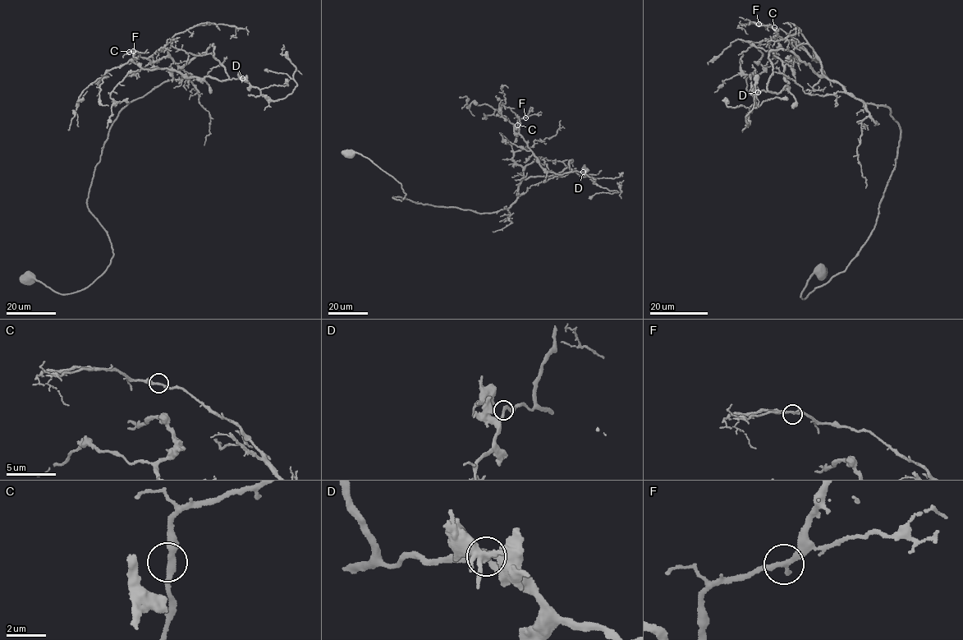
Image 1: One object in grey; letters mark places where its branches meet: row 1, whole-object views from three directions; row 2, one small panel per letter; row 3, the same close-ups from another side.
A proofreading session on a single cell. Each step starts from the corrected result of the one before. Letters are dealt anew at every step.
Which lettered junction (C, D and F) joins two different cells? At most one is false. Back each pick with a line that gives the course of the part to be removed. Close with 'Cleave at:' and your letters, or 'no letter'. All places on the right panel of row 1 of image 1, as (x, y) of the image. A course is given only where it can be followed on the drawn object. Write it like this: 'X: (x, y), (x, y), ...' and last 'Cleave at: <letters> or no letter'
Cleave at: no letter

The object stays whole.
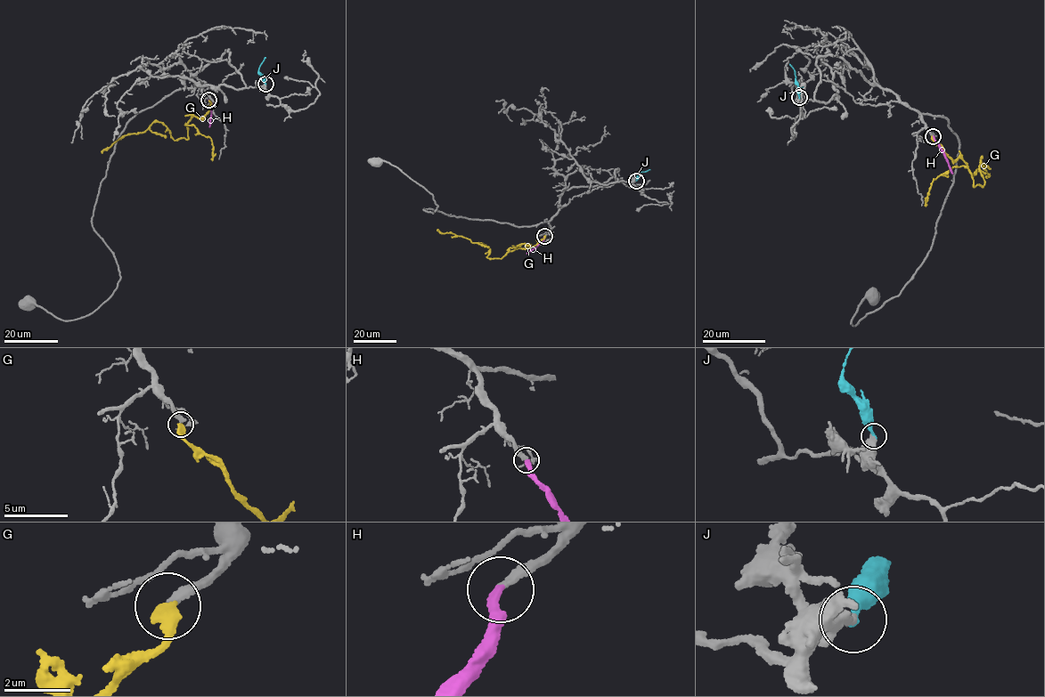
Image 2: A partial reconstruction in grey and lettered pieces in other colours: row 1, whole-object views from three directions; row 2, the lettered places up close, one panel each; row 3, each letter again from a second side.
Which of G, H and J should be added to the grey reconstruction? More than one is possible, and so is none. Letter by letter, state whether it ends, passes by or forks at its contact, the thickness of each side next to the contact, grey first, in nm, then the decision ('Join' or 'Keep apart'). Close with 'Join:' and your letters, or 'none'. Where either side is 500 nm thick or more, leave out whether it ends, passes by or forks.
G: It ends there. Thickness 320 nm (grey) against 400 nm. Keep apart
H: It ends there. Thickness 280 nm (grey) against 280 nm. Join
J: It ends there. Thickness 440 nm (grey) against 280 nm. Keep apart
Join: H

